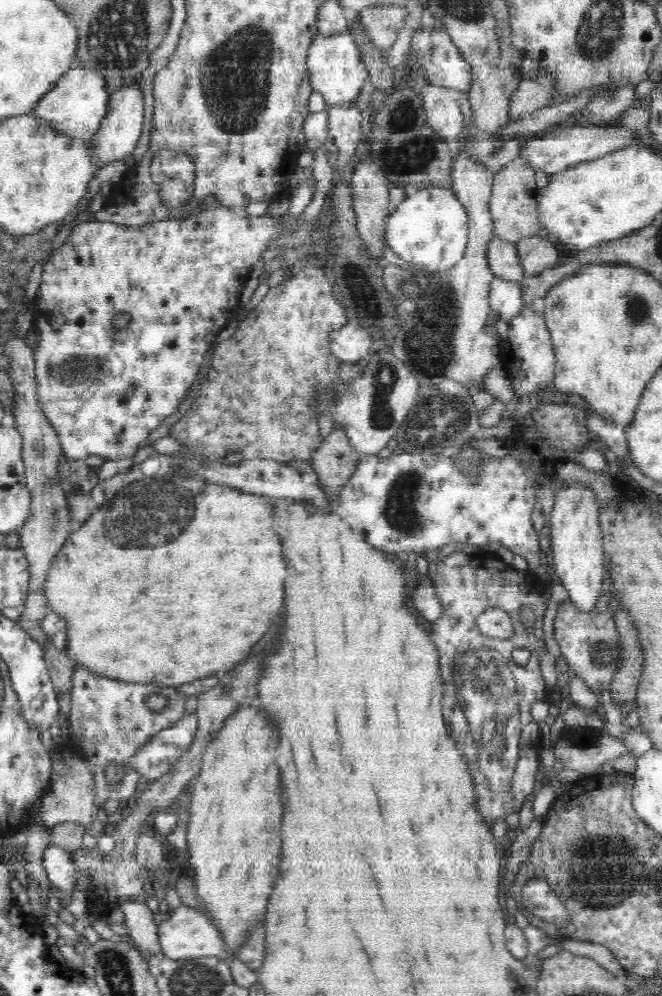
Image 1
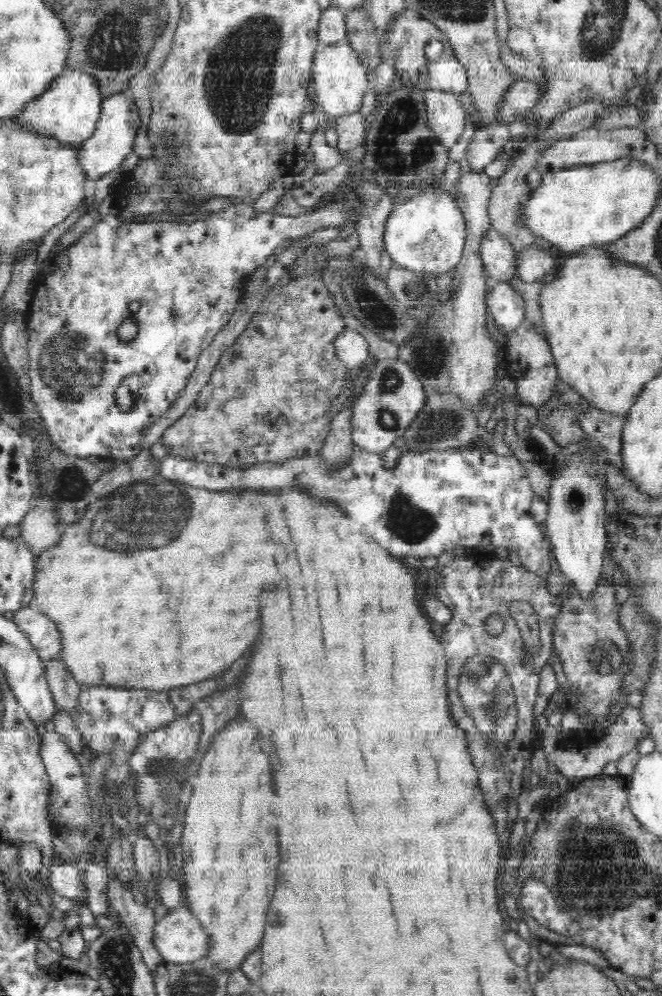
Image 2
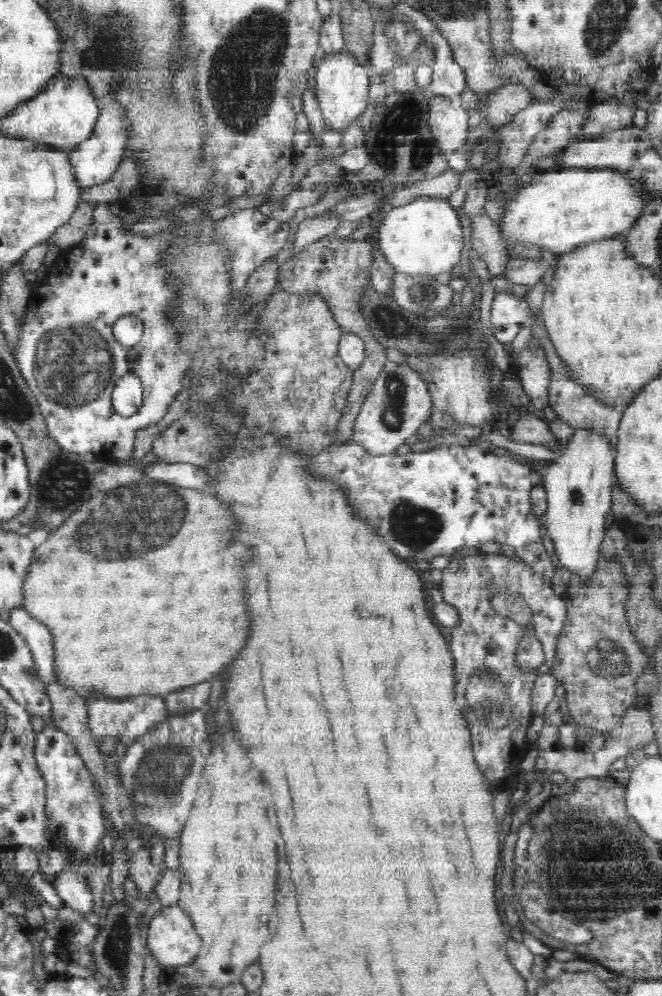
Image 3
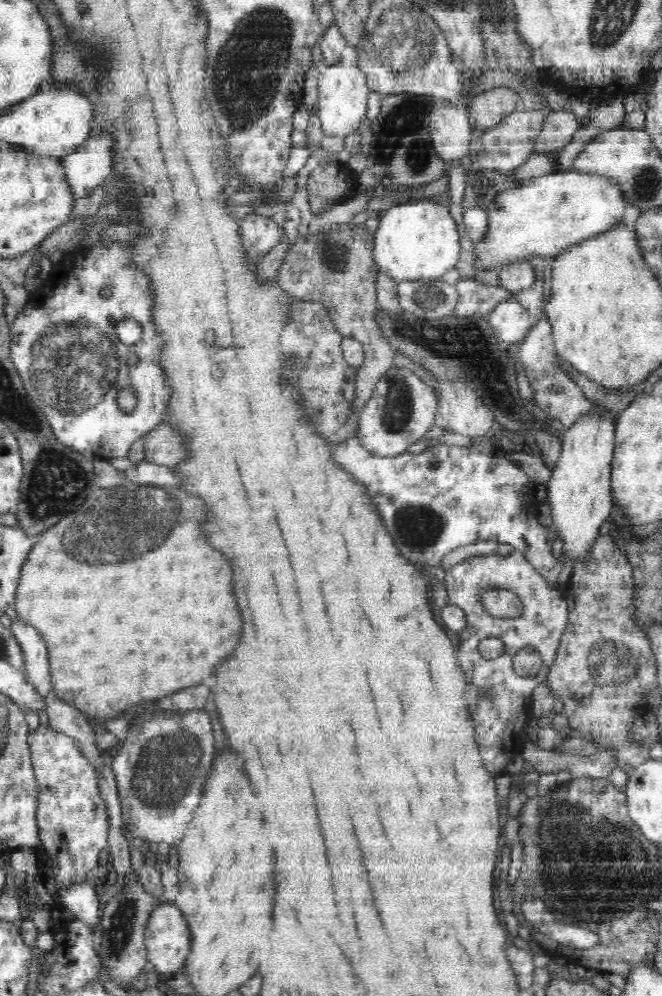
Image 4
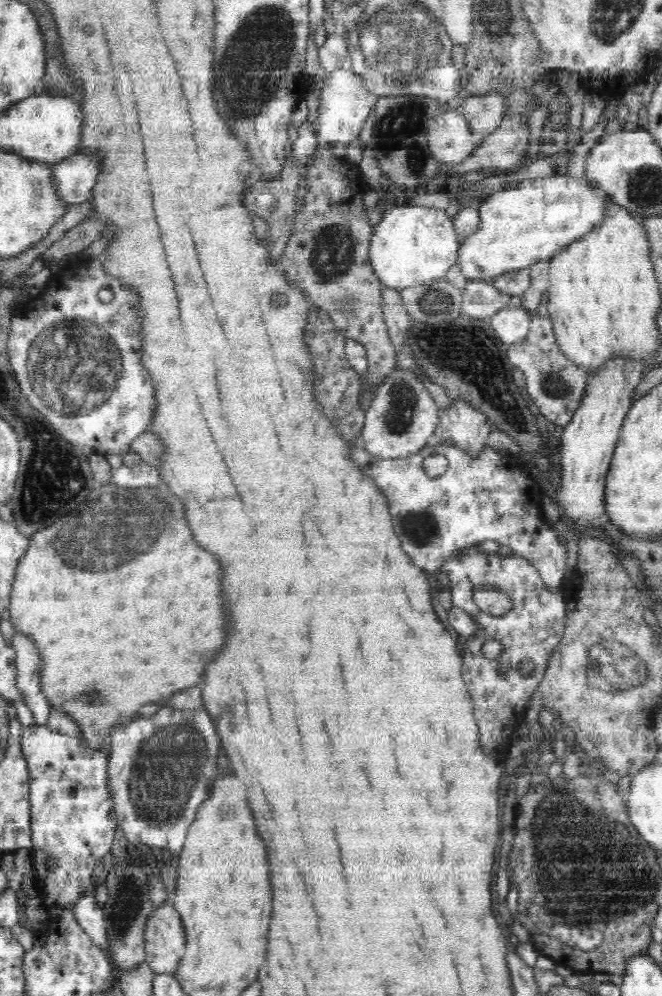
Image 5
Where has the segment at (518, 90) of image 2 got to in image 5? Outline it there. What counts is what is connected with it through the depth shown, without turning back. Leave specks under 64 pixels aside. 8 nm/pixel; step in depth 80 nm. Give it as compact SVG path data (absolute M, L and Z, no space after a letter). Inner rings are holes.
M500 92L472 94L461 100L457 109L477 138L486 137L500 126L508 110L508 97Z

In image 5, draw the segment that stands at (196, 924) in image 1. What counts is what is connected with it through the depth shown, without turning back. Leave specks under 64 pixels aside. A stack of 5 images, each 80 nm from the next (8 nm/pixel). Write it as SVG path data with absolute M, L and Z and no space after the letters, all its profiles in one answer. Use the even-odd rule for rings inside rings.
M170 902L154 909L145 926L145 962L157 974L173 973L185 954L185 927Z

